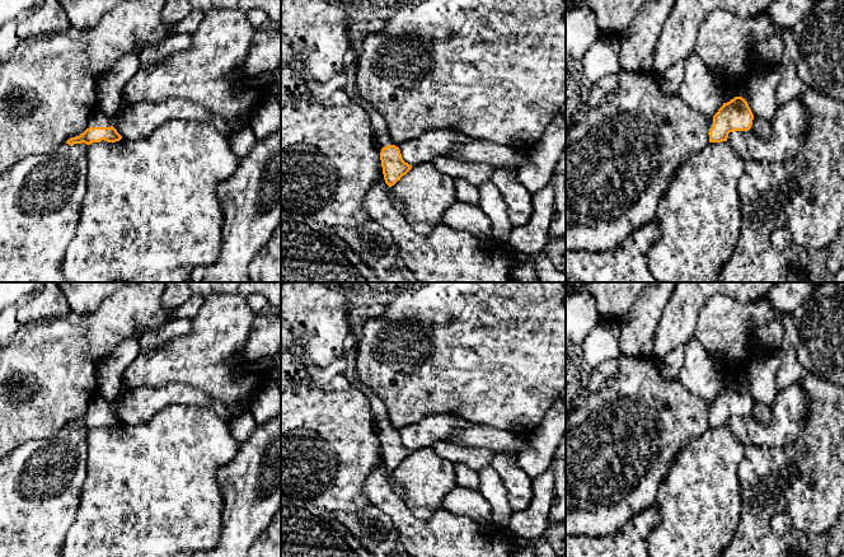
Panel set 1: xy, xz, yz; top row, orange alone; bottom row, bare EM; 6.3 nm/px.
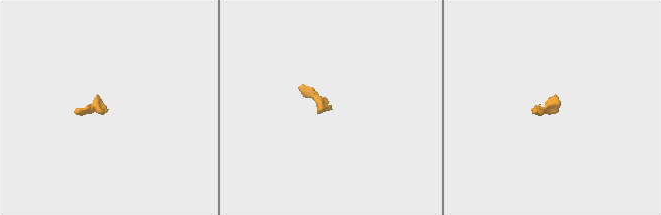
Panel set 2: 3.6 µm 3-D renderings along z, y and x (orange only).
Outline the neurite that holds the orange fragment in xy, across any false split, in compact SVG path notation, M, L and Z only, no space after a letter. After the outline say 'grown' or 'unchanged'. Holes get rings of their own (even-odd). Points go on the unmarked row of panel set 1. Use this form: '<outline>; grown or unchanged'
M95 395L86 409L86 415L75 422L67 425L66 429L86 429L90 430L93 427L116 427L119 426L122 421L117 417L117 415L112 411L112 402L106 401L100 395Z; grown

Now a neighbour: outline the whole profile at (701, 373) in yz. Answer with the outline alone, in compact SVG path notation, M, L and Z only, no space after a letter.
M693 337L685 345L679 380L697 397L713 402L723 390L721 364Z

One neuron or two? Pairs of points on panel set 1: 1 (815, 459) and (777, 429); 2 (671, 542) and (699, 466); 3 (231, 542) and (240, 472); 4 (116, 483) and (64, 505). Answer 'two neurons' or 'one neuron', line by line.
1: two neurons
2: one neuron
3: one neuron
4: two neurons

